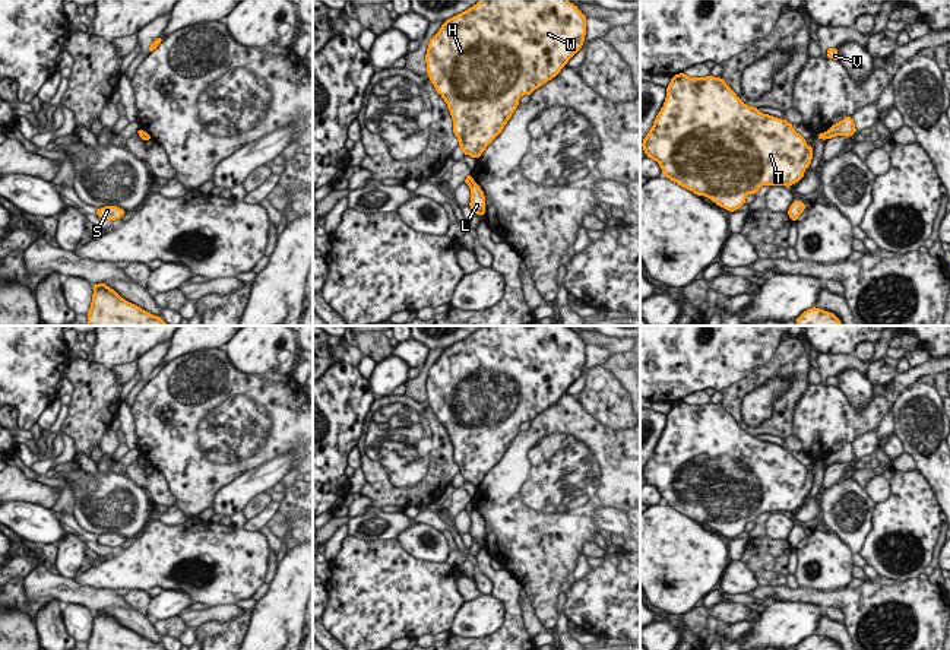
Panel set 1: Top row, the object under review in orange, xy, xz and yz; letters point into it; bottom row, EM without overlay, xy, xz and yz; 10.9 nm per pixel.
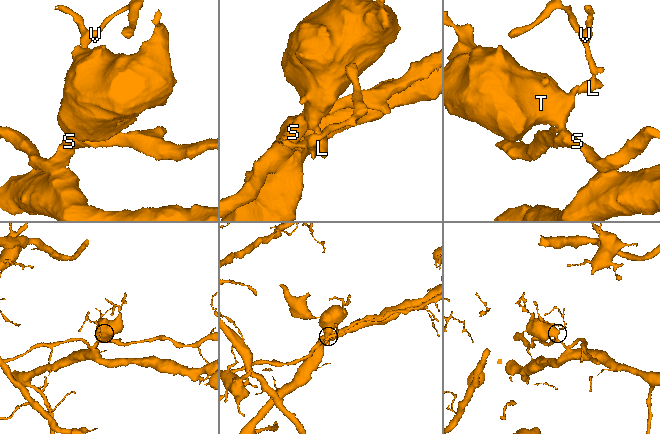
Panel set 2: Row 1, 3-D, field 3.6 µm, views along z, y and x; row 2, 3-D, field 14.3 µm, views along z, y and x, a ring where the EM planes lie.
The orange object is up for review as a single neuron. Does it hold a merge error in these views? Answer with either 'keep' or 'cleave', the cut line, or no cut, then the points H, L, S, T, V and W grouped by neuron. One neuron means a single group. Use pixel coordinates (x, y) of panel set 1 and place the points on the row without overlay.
cleave; cut xy (143, 460), (146, 466); groups H S T W / L V

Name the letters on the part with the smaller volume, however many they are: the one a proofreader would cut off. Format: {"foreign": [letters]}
{"foreign": ["L", "V"]}

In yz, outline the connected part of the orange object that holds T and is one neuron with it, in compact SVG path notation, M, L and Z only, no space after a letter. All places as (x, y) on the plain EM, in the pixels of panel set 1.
M671 405L666 427L642 470L666 505L734 539L761 513L792 513L804 504L813 473L786 447L761 441L740 428L721 405Z

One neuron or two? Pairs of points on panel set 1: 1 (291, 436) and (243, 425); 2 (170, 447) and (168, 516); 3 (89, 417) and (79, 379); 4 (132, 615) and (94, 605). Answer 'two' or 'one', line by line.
1: one
2: two
3: one
4: two

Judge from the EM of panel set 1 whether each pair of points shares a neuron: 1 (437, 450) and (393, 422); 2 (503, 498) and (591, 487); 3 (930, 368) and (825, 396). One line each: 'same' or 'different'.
1: same
2: same
3: same

